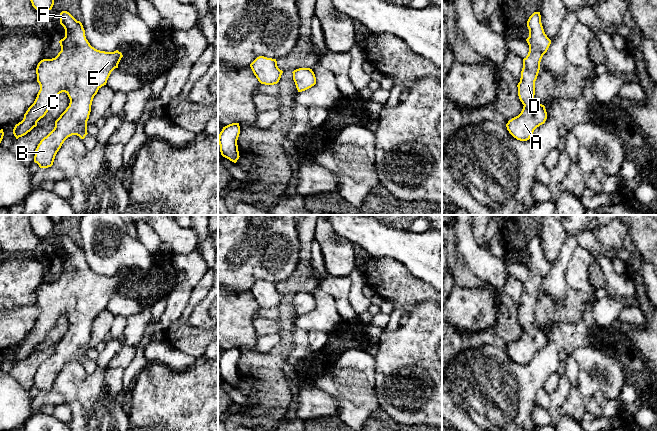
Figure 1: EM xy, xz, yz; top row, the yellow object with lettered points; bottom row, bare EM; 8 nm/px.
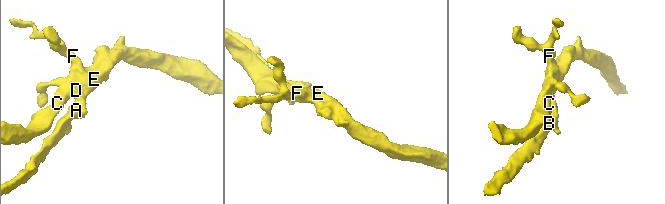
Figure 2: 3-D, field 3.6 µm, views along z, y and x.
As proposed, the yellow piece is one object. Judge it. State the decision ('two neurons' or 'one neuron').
one neuron

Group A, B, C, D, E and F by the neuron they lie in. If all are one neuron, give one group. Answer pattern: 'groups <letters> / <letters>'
groups A B C D E F

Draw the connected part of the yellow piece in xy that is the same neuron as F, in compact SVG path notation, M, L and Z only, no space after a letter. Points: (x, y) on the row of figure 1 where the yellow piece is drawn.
M62 11L60 13L60 24L65 29L65 37L59 41L61 51L55 58L43 59L38 63L36 74L40 90L34 103L24 114L23 120L16 124L13 129L16 139L26 135L46 115L60 93L65 92L68 95L70 99L69 106L55 121L54 129L40 141L35 150L34 162L40 168L48 168L53 165L57 152L68 137L77 135L84 139L88 134L87 121L93 98L98 90L106 85L111 72L118 68L118 64L123 57L118 50L105 52L92 47L86 39L82 23L77 21L69 12Z

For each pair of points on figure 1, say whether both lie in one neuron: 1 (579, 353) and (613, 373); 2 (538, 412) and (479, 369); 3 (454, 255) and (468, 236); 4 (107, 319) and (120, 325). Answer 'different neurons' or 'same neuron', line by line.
1: same neuron
2: different neurons
3: different neurons
4: different neurons

